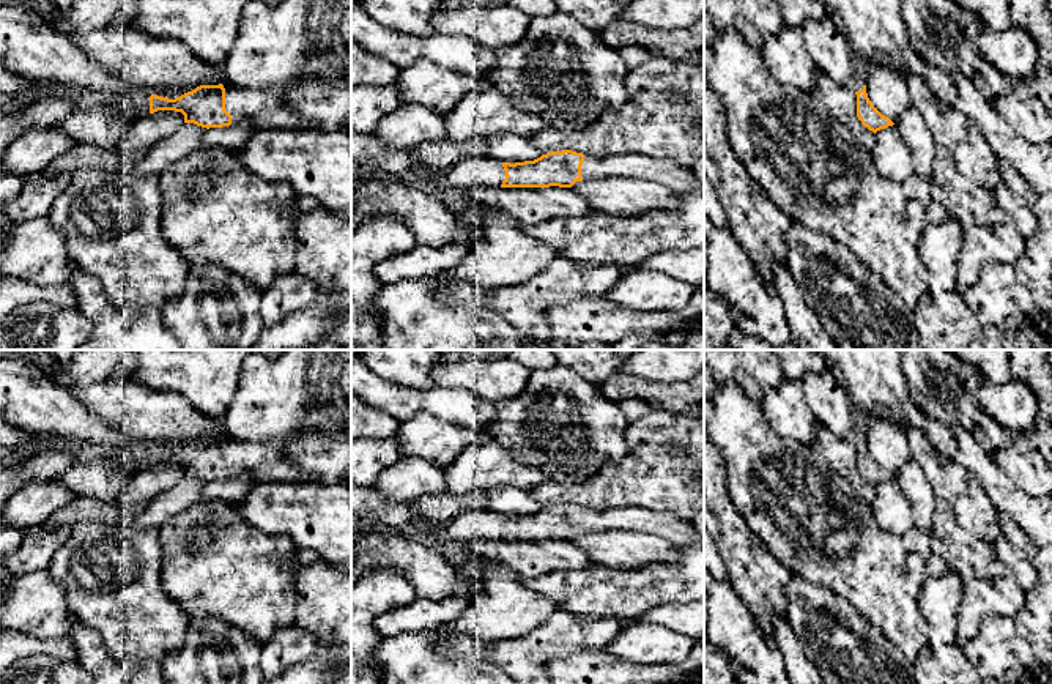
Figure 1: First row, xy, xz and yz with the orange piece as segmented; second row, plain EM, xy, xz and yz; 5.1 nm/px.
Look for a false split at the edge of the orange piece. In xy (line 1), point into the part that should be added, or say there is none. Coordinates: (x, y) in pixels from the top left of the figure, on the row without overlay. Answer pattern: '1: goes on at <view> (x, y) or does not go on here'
1: goes on at xy (263, 462)

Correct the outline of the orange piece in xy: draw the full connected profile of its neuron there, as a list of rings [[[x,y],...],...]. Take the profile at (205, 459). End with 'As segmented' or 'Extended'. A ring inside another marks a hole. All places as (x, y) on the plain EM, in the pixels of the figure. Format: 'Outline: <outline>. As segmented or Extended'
Outline: [[[227,432],[224,438],[200,438],[175,452],[151,448],[131,463],[115,467],[113,474],[129,479],[157,463],[181,465],[184,468],[184,476],[194,476],[206,482],[244,474],[249,474],[260,482],[301,482],[301,471],[283,459],[276,444],[235,440]]]. Extended

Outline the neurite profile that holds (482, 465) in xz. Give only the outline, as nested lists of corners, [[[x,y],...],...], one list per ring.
[[[479,437],[444,468],[447,493],[461,495],[495,487],[517,487],[532,492],[548,479],[546,471],[517,460],[490,437]]]

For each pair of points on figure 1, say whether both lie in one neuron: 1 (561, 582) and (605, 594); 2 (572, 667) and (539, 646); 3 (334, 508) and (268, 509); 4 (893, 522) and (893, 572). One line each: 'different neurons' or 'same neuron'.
1: same neuron
2: different neurons
3: same neuron
4: different neurons

